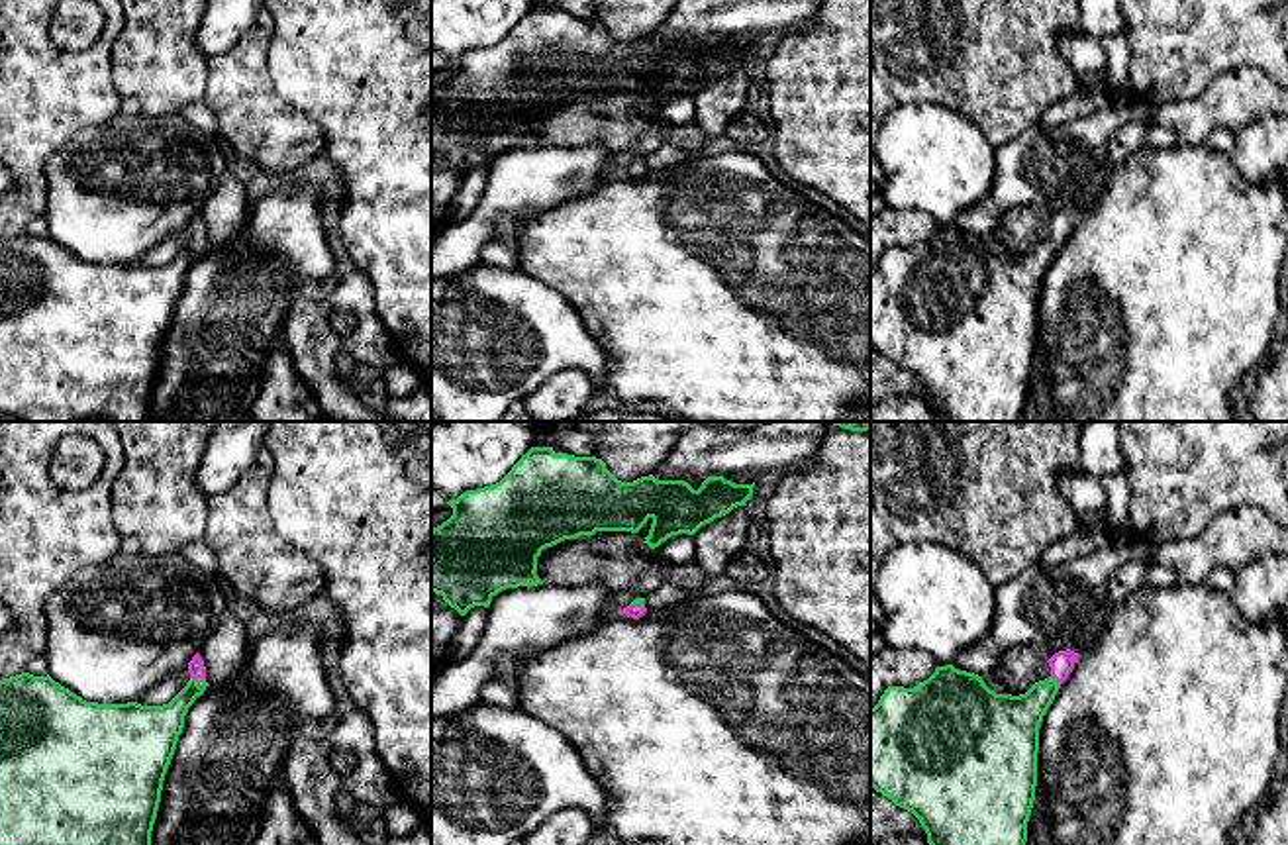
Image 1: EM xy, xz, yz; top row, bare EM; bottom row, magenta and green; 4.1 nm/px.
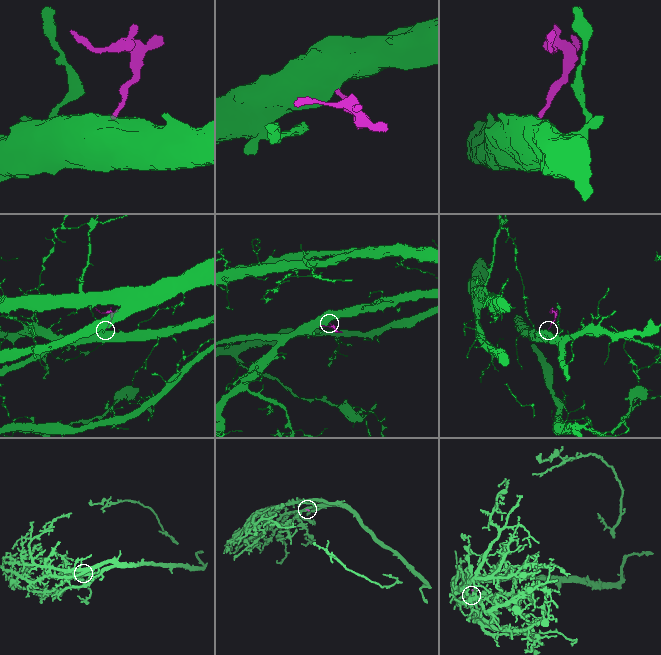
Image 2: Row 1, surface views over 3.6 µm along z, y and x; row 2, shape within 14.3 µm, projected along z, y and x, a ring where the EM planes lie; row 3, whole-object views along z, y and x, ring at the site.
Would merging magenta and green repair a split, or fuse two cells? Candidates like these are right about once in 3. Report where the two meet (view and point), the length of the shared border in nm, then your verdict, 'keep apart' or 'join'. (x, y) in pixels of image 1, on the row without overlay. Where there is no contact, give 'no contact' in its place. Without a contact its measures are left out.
xy (198, 238) | 60 nm | join

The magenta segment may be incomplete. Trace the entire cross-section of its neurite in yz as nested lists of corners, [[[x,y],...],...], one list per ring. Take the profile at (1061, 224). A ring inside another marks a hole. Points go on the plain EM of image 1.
[[[1070,210],[1055,214],[1047,222],[1051,237],[1019,257],[996,255],[982,237],[953,225],[937,227],[914,249],[888,247],[870,269],[870,347],[912,373],[925,390],[933,414],[947,422],[1023,422],[1037,347],[1039,288],[1076,220],[1078,214]]]

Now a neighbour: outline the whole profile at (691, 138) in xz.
[[[696,124],[663,129],[665,145],[682,147],[682,149],[690,151],[692,155],[698,155],[702,145],[708,139],[710,137]]]

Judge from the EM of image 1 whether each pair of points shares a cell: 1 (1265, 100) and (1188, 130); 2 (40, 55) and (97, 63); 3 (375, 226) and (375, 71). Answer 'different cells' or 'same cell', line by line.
1: same cell
2: same cell
3: same cell

